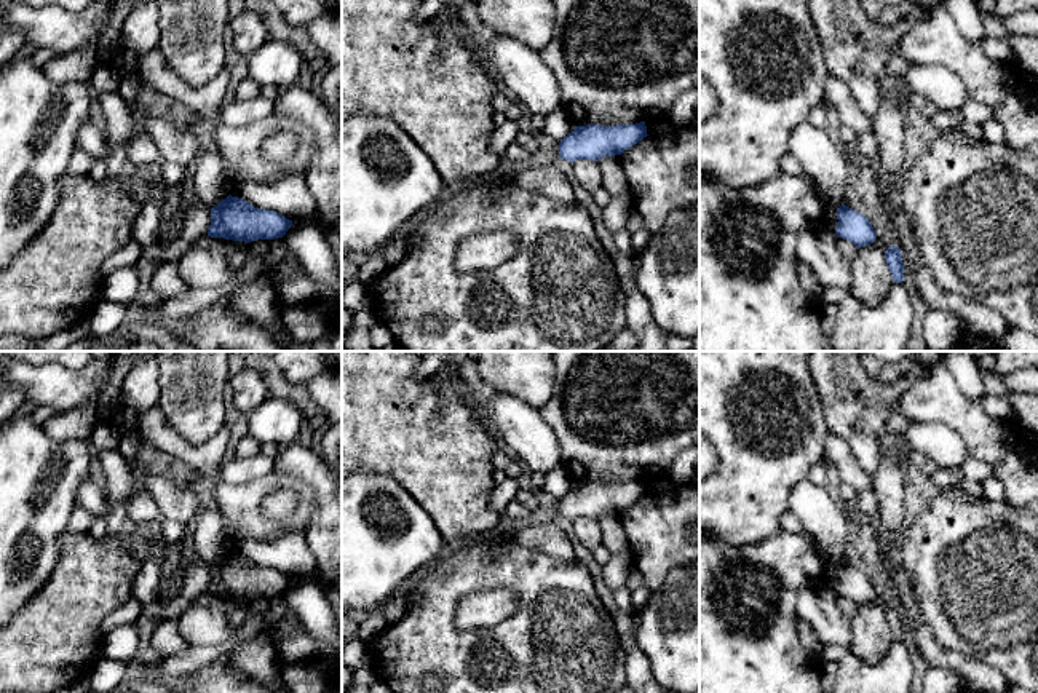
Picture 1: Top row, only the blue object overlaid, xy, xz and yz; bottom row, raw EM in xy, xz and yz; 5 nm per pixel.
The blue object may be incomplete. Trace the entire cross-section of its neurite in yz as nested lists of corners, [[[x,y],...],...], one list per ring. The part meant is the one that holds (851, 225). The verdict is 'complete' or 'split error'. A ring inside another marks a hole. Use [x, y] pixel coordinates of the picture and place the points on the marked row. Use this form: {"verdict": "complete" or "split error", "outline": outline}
{"verdict": "complete", "outline": [[[842,204],[837,208],[837,219],[835,235],[838,238],[851,241],[856,248],[870,246],[875,241],[877,233],[861,212]]]}

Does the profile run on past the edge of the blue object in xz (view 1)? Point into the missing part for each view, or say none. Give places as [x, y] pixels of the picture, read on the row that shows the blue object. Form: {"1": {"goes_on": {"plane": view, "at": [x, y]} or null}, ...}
{"1": {"goes_on": null}}

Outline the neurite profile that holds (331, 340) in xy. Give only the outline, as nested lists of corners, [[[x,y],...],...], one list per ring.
[[[281,323],[275,342],[283,351],[342,351],[342,331],[337,327],[329,327],[321,339],[300,343],[291,337]]]

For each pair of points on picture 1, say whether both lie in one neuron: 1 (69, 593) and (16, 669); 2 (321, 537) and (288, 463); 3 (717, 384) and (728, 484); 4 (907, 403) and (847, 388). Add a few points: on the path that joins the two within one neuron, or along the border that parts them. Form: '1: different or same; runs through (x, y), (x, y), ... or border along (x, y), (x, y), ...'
1: same; runs through (67, 612), (61, 625), (35, 650)
2: same; runs through (324, 516), (324, 489), (309, 473)
3: same; runs through (722, 409), (722, 419), (728, 431), (728, 459)
4: different; border along (922, 371), (896, 404)

